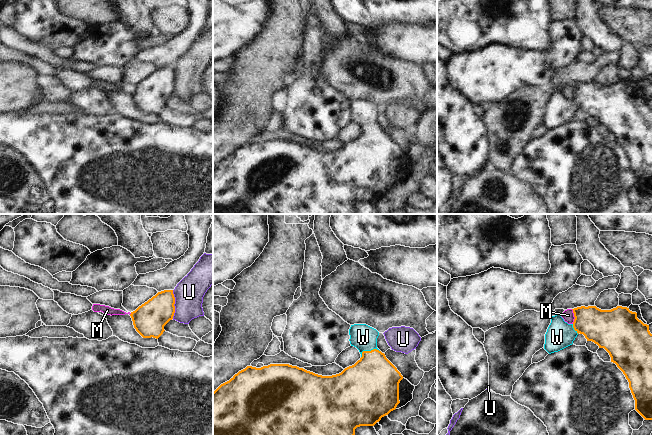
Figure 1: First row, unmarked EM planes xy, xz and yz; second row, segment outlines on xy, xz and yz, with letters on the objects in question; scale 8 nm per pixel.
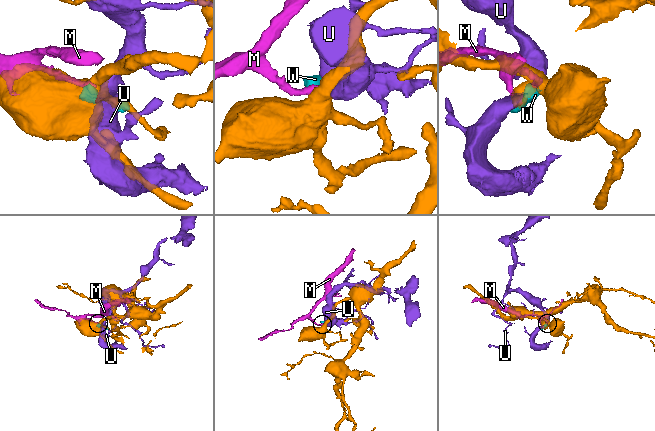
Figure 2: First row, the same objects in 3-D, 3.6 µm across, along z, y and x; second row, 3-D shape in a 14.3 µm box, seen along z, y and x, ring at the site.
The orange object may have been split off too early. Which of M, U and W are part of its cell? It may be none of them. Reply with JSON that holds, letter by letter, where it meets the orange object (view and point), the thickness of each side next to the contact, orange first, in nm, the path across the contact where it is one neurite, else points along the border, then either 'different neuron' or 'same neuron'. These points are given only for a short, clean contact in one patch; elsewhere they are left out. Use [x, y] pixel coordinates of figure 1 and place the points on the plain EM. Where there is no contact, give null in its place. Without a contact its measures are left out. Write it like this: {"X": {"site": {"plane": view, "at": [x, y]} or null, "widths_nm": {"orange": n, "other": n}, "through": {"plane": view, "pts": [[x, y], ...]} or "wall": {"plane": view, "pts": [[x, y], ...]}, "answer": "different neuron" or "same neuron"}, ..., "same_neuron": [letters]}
{"M": {"site": {"plane": "yz", "at": [574, 92]}, "widths_nm": {"orange": 280, "other": 90}, "wall": {"plane": "yz", "pts": [[571, 85], [574, 91], [573, 99]]}, "answer": "different neuron"}, "U": {"site": {"plane": "xy", "at": [174, 79]}, "widths_nm": {"orange": 260, "other": 240}, "answer": "different neuron"}, "W": {"site": {"plane": "xz", "at": [368, 127]}, "widths_nm": {"orange": 420, "other": 200}, "through": {"plane": "xz", "pts": [[373, 157], [373, 138], [368, 127], [363, 113]]}, "answer": "same neuron"}, "same_neuron": ["W"]}

